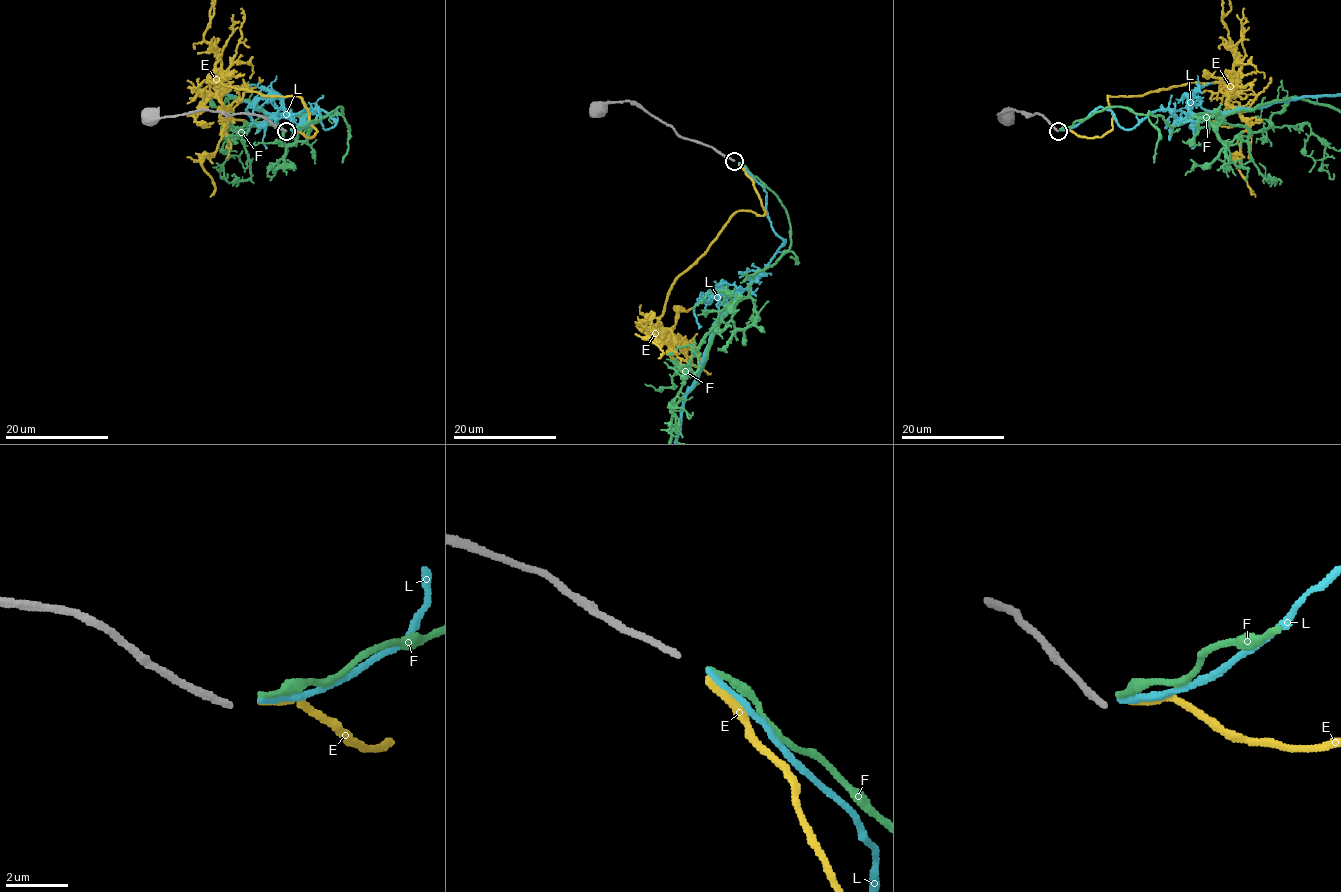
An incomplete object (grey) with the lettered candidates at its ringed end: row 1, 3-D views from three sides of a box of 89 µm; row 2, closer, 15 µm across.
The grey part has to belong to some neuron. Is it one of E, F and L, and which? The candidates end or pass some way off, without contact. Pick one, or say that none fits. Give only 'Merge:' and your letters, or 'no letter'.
Merge: no letter

